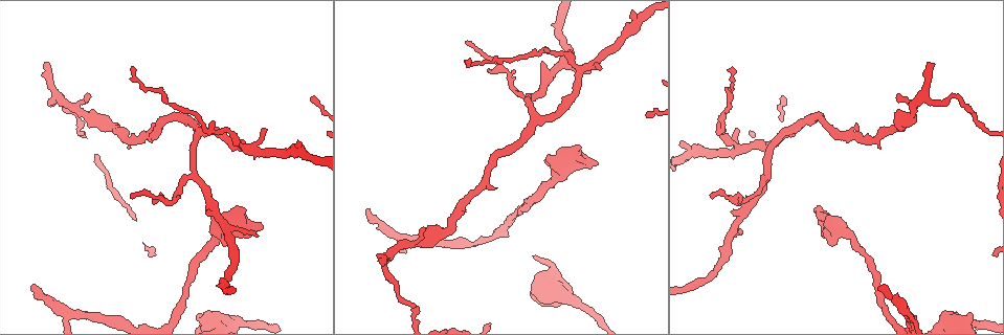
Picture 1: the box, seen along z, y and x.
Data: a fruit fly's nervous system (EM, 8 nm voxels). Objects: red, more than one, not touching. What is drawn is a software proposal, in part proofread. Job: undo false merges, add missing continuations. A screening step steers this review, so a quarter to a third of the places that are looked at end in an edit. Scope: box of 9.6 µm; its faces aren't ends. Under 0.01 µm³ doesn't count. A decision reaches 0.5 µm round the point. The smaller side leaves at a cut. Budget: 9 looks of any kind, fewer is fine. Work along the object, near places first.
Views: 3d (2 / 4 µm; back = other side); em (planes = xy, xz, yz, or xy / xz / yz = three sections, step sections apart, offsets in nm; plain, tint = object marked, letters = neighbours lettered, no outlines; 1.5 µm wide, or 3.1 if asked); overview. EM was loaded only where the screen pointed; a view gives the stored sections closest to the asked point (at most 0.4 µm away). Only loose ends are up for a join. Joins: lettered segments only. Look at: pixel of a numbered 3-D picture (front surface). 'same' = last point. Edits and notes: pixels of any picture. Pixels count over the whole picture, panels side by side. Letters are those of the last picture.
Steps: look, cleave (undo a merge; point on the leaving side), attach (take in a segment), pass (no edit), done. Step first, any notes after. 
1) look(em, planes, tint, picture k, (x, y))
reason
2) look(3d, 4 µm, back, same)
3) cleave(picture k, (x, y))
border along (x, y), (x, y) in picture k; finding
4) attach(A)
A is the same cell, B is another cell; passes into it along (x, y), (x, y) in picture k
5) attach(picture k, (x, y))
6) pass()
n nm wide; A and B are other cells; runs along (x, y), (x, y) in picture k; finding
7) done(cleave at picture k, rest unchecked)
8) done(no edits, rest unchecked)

look(3d, 2 µm, back, picture 1, (262, 229))
thick end

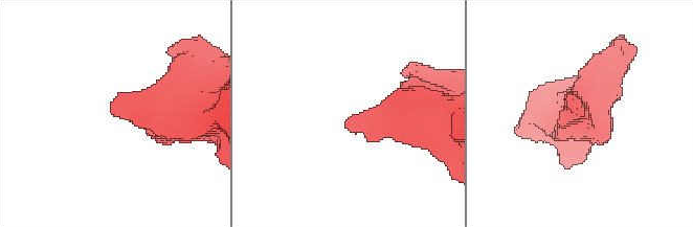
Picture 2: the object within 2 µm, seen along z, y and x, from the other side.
look(em, xz, step 4, letters, picture 2, (111, 114))
need the tissue

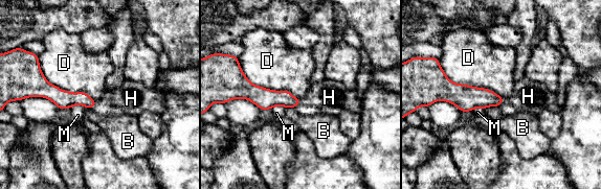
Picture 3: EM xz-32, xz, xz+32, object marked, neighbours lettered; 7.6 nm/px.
look(em, planes, letters, same)

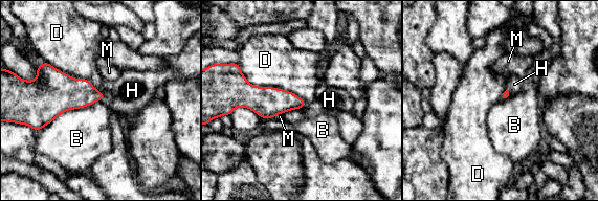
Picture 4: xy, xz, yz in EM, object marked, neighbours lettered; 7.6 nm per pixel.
attach(H)
H is the same cell, B, D and M are other cells; passes into it along (506, 94), (509, 91), (514, 84) in picture 4; the cell continues

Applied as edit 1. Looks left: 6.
look(3d, 4 µm, picture 1, (367, 210))
free end

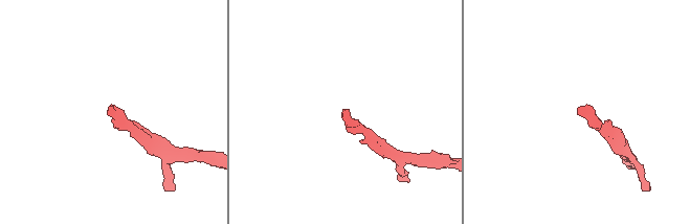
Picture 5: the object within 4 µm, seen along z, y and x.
look(em, planes, letters, picture 5, (580, 107))

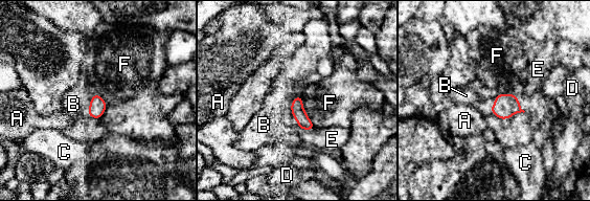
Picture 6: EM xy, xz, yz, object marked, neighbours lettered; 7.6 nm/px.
attach(B)
B is the same cell, A, C, D, E and F are other cells; it goes on there

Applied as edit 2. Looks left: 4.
look(overview)
redraw

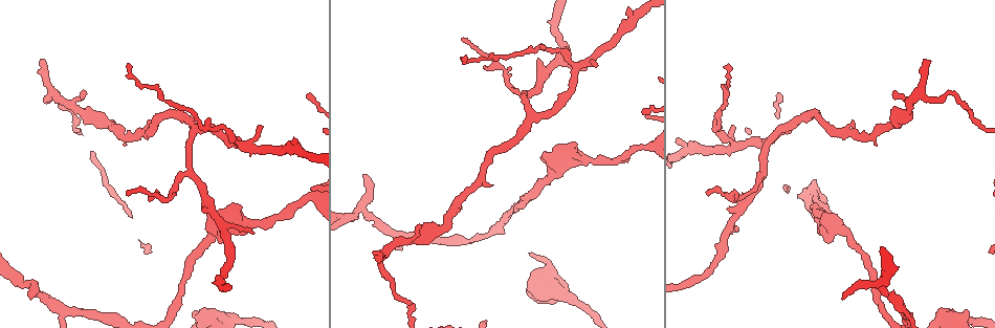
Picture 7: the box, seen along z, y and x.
look(3d, 4 µm, picture 7, (87, 93))
an open end

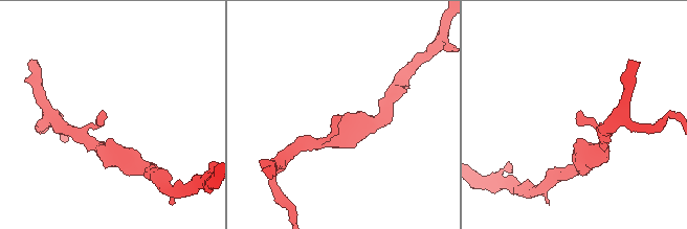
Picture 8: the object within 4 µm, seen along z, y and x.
look(em, xy, step 4, tint, picture 8, (341, 117))

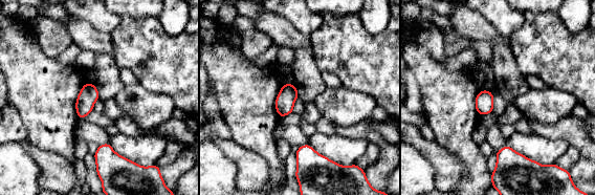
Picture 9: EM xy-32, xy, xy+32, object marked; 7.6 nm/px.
look(em, planes, letters, same)
cut it another way

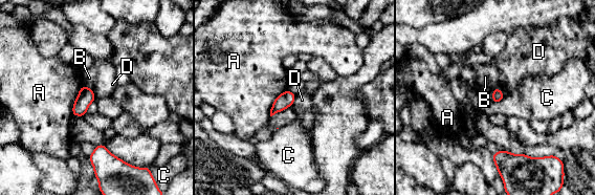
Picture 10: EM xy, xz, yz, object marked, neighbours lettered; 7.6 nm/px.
pass()
A, B, C and D are other cells; border along (92, 89), (95, 99) in picture 10; no lettered segment goes on from it

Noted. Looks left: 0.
done(attach at picture 4, attach at picture 6, rest unchecked)

